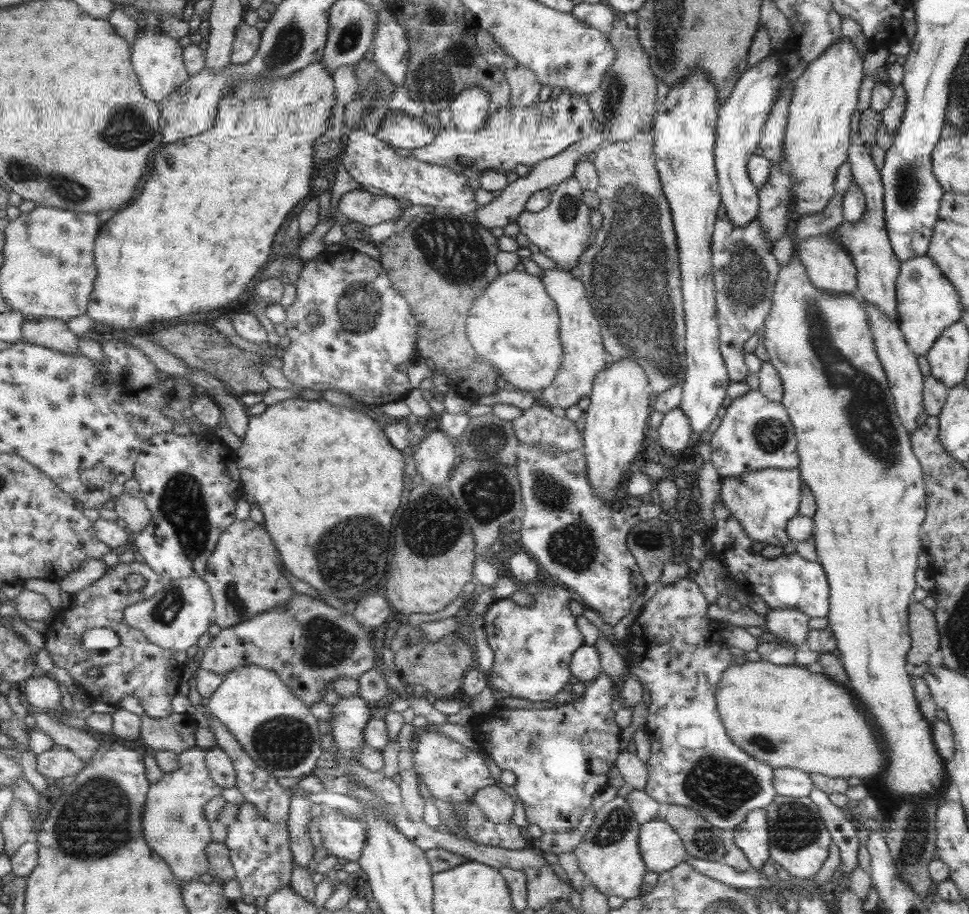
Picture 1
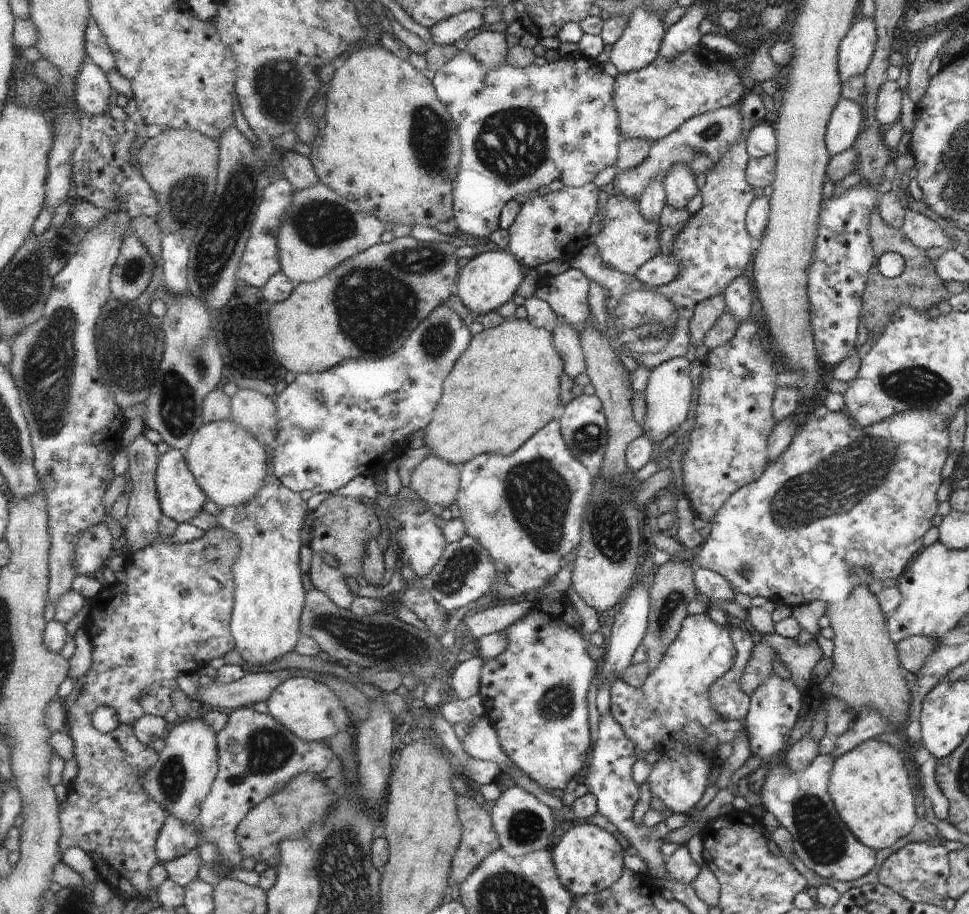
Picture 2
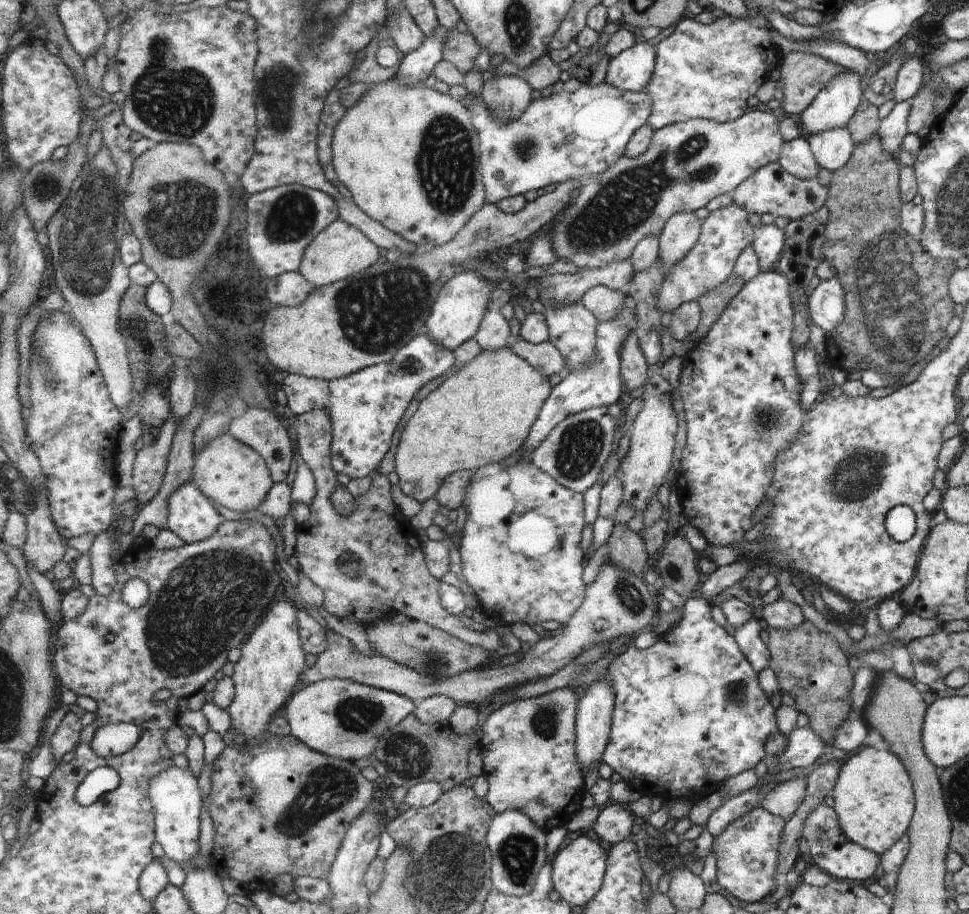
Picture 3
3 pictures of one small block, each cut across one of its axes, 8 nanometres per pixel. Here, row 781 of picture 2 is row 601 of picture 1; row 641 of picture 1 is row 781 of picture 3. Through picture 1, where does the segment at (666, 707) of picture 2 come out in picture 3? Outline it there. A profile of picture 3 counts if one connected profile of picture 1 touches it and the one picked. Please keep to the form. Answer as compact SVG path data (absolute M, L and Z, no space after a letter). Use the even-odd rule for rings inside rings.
M689 599L685 602L684 615L674 628L659 635L658 641L648 649L637 649L631 645L623 654L612 660L605 672L605 676L611 680L613 690L615 690L615 710L613 714L612 733L610 743L607 746L603 761L608 764L613 771L619 773L623 780L628 781L632 787L639 789L645 794L658 796L665 800L686 799L691 803L699 800L708 793L719 790L720 784L732 776L737 776L759 764L759 760L764 760L766 756L763 750L763 742L773 734L778 732L775 726L774 710L769 704L767 696L759 688L758 674L751 664L743 656L742 651L738 648L734 637L729 636L724 628L717 626L711 616L709 616L709 606L703 599Z

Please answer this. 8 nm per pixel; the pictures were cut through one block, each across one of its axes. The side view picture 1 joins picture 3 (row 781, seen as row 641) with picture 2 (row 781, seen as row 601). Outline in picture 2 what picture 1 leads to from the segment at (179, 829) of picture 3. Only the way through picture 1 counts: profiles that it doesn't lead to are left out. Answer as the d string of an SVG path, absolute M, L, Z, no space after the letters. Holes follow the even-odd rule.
M186 717L184 722L177 724L167 731L163 750L159 753L158 764L144 777L143 785L156 802L159 802L168 814L179 820L193 823L198 819L203 800L211 793L212 785L217 779L219 771L218 733L202 718L191 720Z

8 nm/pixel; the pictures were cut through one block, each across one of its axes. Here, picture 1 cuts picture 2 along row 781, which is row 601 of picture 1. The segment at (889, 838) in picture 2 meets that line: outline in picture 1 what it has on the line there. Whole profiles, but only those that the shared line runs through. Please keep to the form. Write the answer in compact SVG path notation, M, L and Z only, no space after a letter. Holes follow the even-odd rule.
M791 256L785 265L779 267L779 273L773 289L771 289L771 306L769 313L763 321L760 330L760 339L763 341L767 353L767 362L773 366L777 376L782 384L781 406L794 428L794 437L796 440L796 454L798 456L798 466L796 470L800 474L800 480L810 491L815 504L815 513L812 517L814 530L812 538L817 555L817 563L821 565L826 576L828 585L828 613L826 616L827 624L833 637L835 637L835 653L841 659L842 666L848 676L848 688L853 696L861 702L861 706L867 710L871 716L871 725L879 732L883 738L883 753L887 757L887 766L879 772L878 778L881 783L896 795L895 800L907 800L911 797L935 797L944 792L948 784L943 759L937 754L937 750L932 742L930 734L930 725L919 712L917 701L909 676L905 670L905 657L911 646L909 638L909 629L907 626L907 607L910 604L911 594L915 589L914 572L917 569L917 556L923 551L919 542L920 527L924 520L925 494L922 482L922 471L920 465L912 454L910 438L901 426L901 422L895 412L893 397L888 390L888 384L885 377L885 371L875 353L875 345L871 339L871 329L869 321L863 309L863 302L859 301L856 293L827 293L821 289L815 288L815 285L807 278L805 267L799 261L798 256Z

